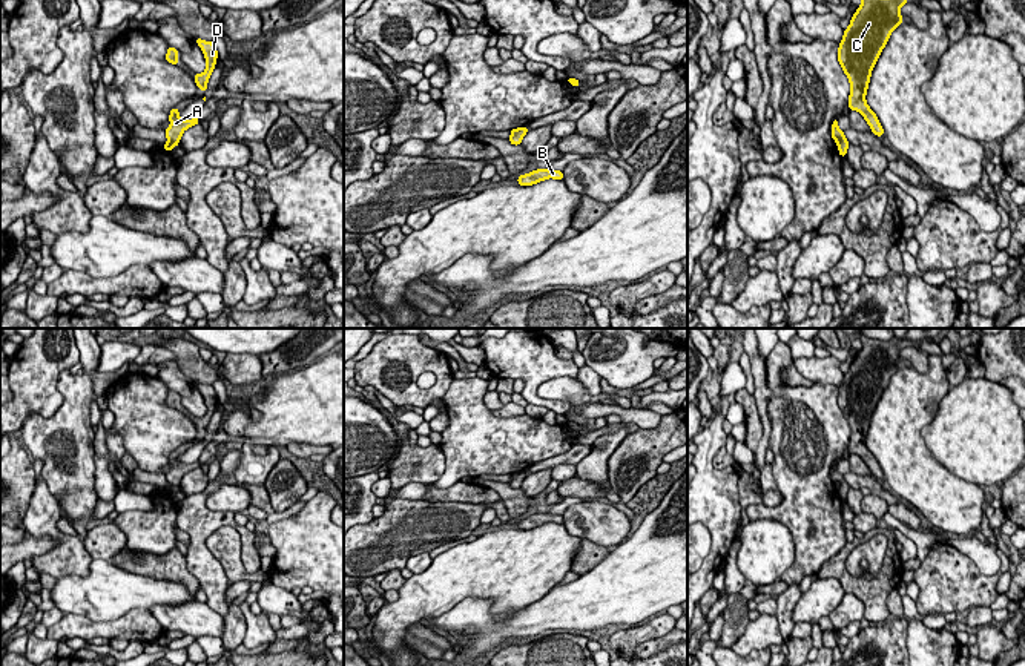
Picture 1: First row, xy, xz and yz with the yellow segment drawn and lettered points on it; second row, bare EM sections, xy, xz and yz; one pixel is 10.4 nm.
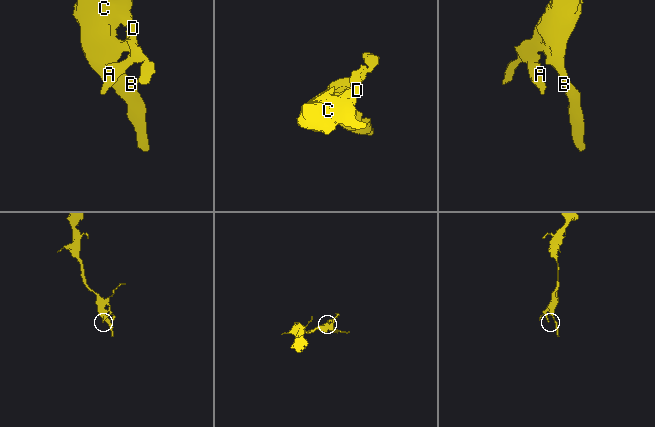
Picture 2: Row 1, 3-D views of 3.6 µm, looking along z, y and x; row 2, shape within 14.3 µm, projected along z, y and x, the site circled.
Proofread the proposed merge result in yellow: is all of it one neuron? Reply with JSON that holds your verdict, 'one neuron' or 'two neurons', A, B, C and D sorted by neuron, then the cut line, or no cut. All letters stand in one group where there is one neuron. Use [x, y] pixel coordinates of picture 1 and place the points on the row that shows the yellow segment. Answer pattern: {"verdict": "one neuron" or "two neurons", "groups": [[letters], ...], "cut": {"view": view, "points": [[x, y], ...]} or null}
{"verdict": "one neuron", "groups": [["A", "B", "C", "D"]], "cut": null}

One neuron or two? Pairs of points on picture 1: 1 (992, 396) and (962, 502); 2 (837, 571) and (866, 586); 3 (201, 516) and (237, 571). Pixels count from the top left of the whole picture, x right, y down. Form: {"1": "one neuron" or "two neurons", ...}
{"1": "two neurons", "2": "one neuron", "3": "two neurons"}

